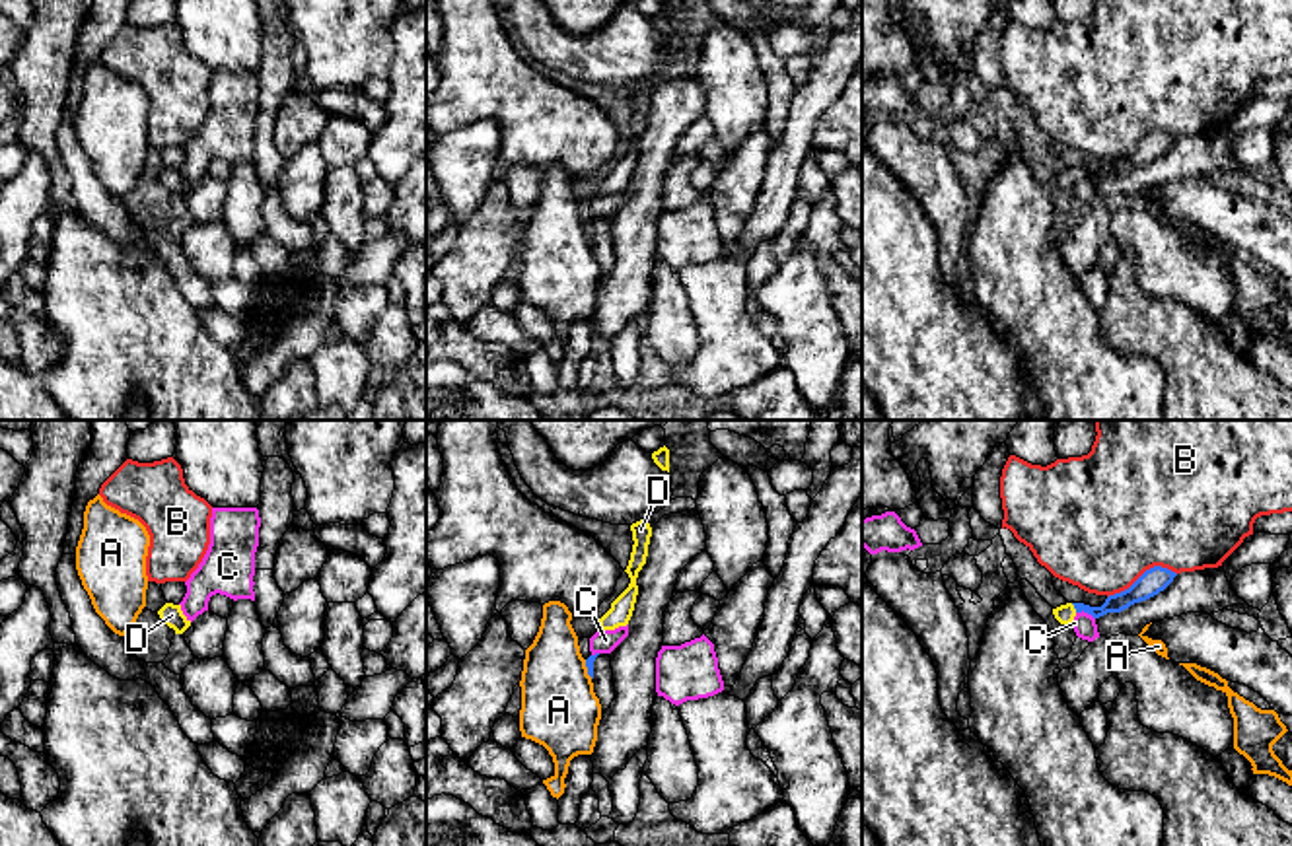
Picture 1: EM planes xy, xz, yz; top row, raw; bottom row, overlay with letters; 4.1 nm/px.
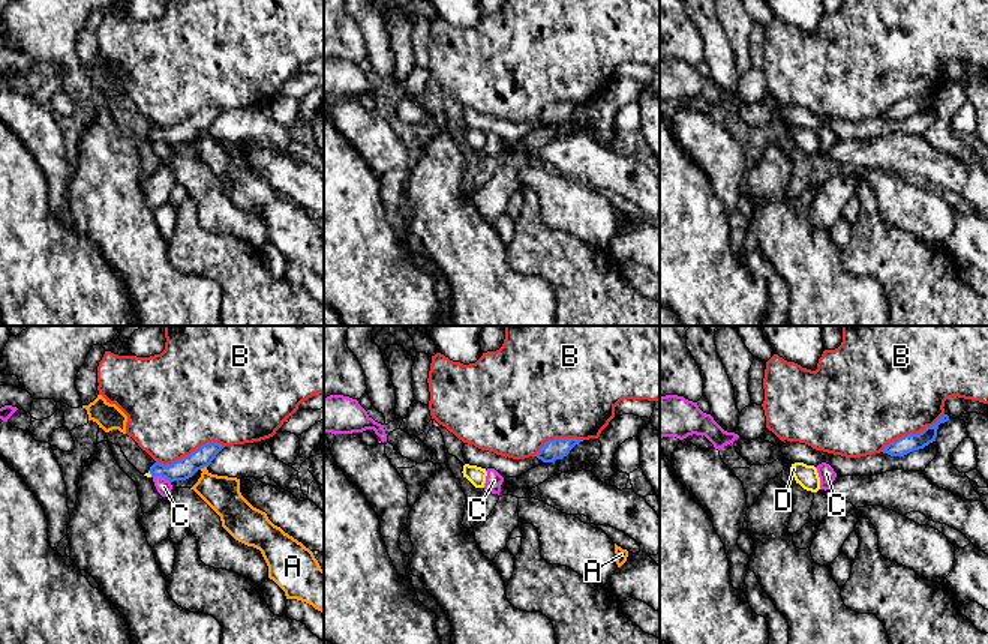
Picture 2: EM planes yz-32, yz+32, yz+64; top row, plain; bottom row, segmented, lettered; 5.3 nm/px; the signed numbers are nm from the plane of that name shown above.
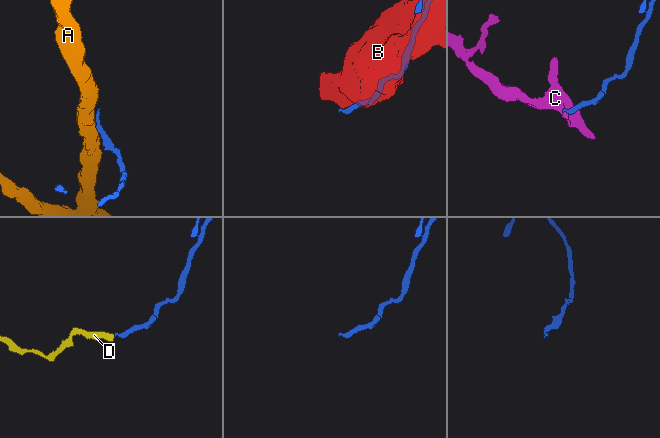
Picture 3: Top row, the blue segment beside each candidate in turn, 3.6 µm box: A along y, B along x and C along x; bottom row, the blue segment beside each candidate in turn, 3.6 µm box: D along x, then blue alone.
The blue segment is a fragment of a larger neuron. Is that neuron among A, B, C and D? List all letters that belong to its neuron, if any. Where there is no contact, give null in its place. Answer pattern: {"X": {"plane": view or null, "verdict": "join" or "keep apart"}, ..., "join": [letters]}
{"A": {"plane": "xz", "verdict": "keep apart"}, "B": {"plane": "yz", "verdict": "keep apart"}, "C": {"plane": "yz", "verdict": "keep apart"}, "D": {"plane": "yz", "verdict": "join"}, "join": ["D"]}

